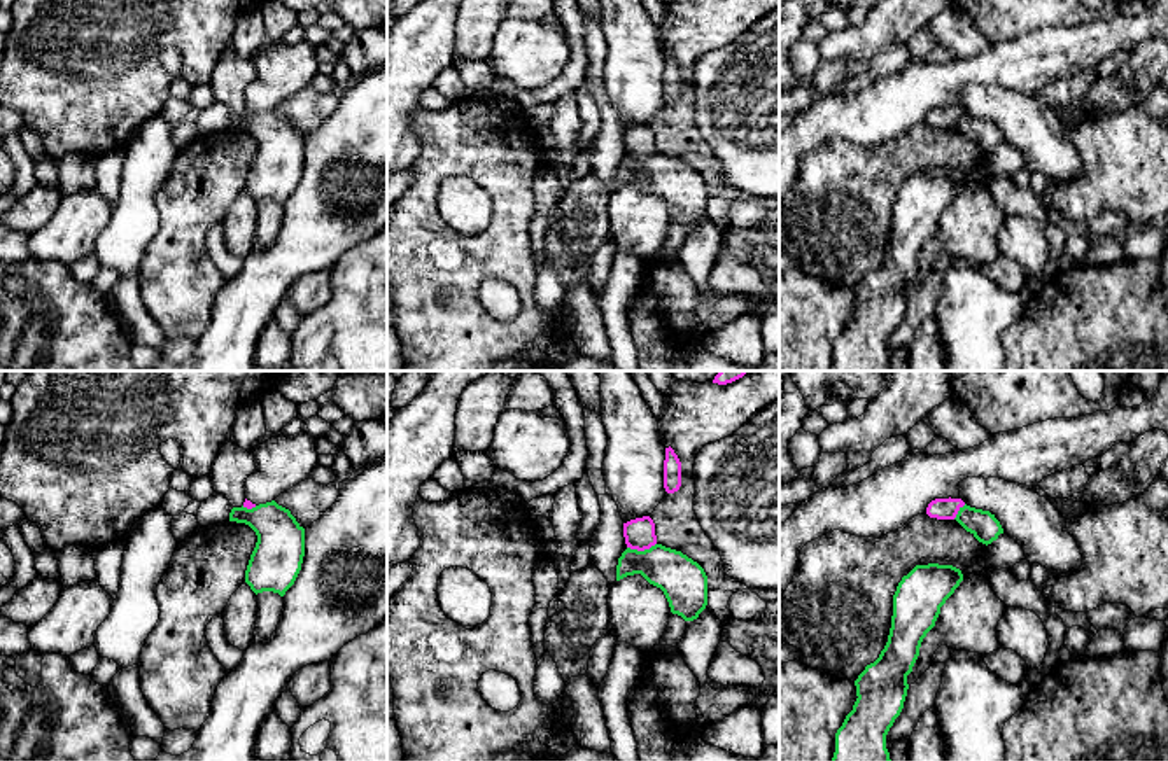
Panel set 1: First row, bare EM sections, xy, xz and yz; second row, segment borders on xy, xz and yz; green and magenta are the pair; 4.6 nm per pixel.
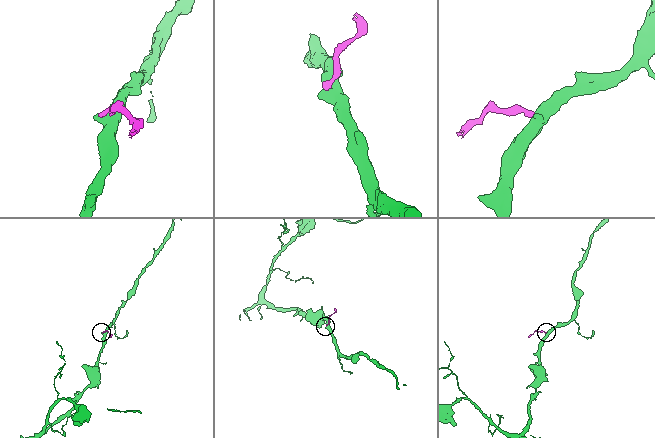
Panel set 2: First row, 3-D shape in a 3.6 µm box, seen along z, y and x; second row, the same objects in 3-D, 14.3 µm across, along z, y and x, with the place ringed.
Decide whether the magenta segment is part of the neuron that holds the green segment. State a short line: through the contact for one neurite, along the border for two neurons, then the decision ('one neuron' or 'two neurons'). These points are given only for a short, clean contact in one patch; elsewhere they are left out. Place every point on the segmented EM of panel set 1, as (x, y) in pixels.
line xz (655, 543), (643, 550), (627, 548); two neurons

